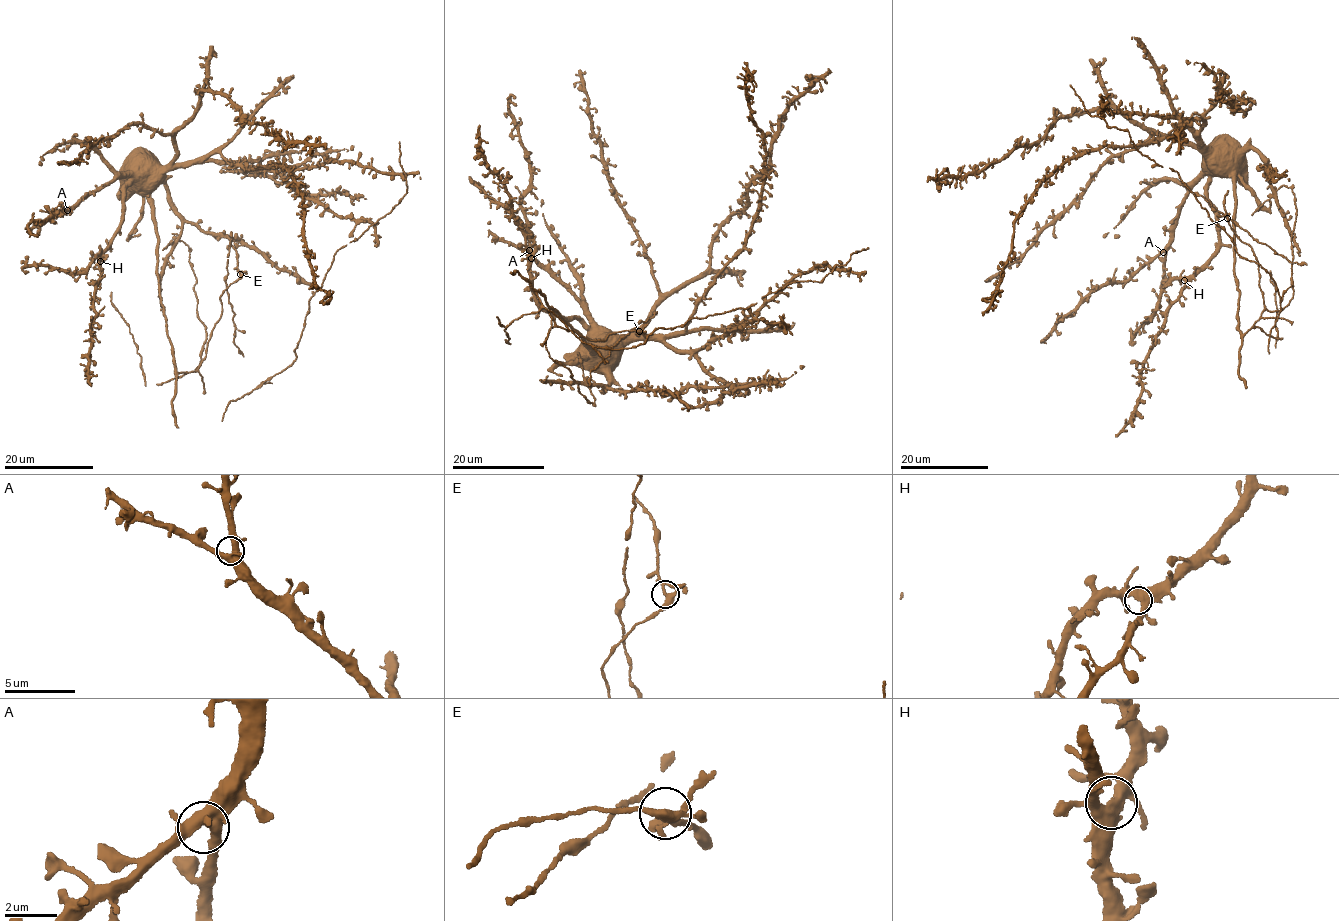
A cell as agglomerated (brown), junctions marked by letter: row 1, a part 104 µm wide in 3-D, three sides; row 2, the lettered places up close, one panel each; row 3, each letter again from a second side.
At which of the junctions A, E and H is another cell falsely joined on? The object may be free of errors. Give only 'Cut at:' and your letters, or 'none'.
Cut at: E

